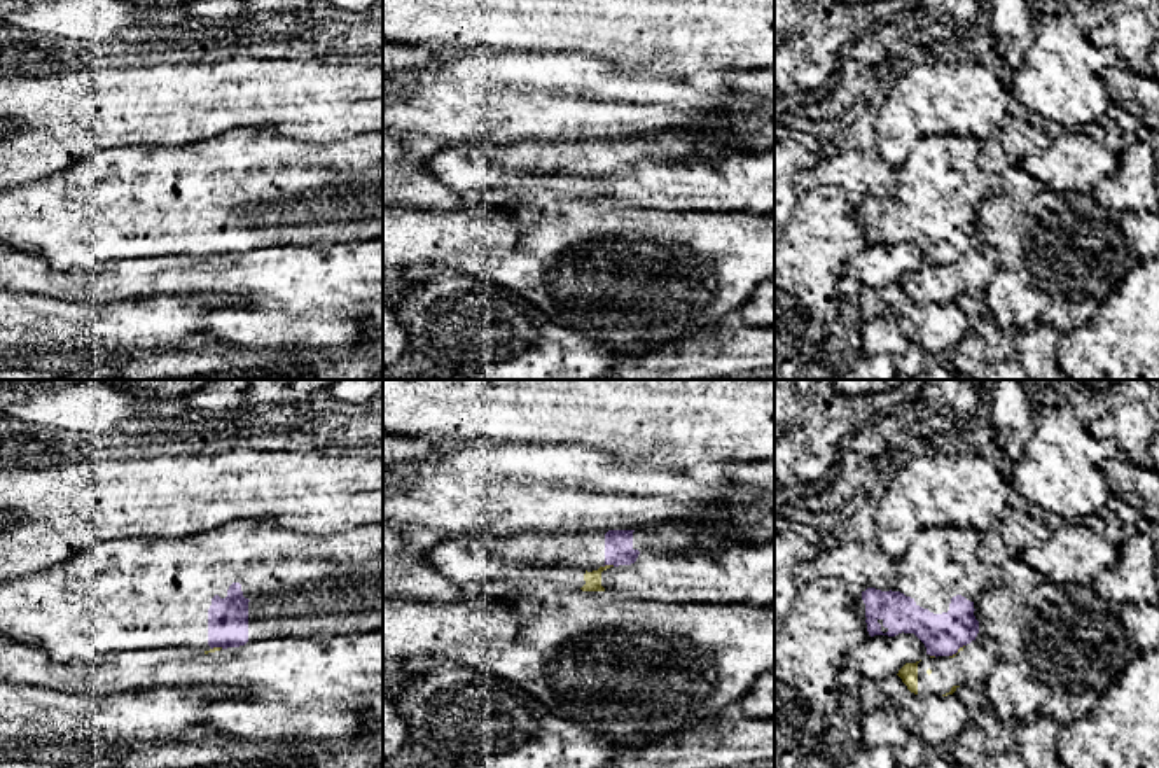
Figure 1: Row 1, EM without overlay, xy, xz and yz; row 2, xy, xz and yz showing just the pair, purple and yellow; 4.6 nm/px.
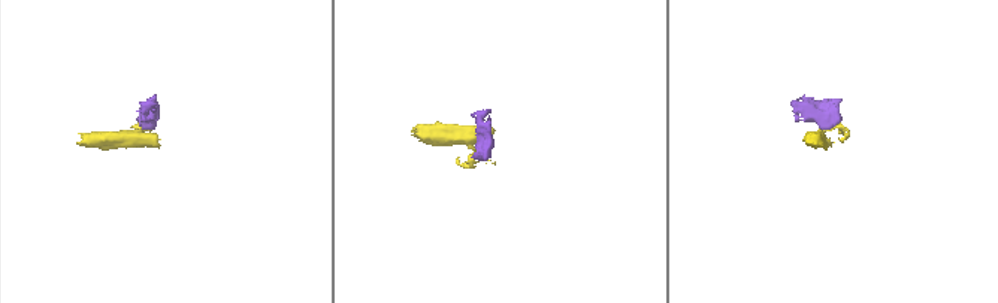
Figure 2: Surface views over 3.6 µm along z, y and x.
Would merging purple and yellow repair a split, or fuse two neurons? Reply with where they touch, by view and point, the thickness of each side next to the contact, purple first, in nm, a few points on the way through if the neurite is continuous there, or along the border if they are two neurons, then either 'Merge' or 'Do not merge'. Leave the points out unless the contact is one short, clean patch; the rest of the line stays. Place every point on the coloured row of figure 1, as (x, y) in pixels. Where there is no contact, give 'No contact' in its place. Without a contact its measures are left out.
Touches purple at xz (609, 564). Thickness 130 nm (purple) against 80 nm. Boundary: xz (614, 565), (603, 567). Do not merge

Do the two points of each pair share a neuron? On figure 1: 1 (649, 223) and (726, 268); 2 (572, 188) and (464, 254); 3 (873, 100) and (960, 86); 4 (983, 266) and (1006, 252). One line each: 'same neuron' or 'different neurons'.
1: same neuron
2: different neurons
3: same neuron
4: different neurons

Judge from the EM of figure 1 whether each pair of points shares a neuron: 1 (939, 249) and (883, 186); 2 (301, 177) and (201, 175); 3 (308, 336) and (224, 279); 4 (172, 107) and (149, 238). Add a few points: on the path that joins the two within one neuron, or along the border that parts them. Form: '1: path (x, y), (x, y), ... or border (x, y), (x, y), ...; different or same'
1: border (895, 168), (895, 191), (888, 198), (855, 200); different
2: path (277, 177), (226, 175); same
3: border (338, 312), (298, 317); different
4: border (205, 137), (180, 146), (124, 146); different

